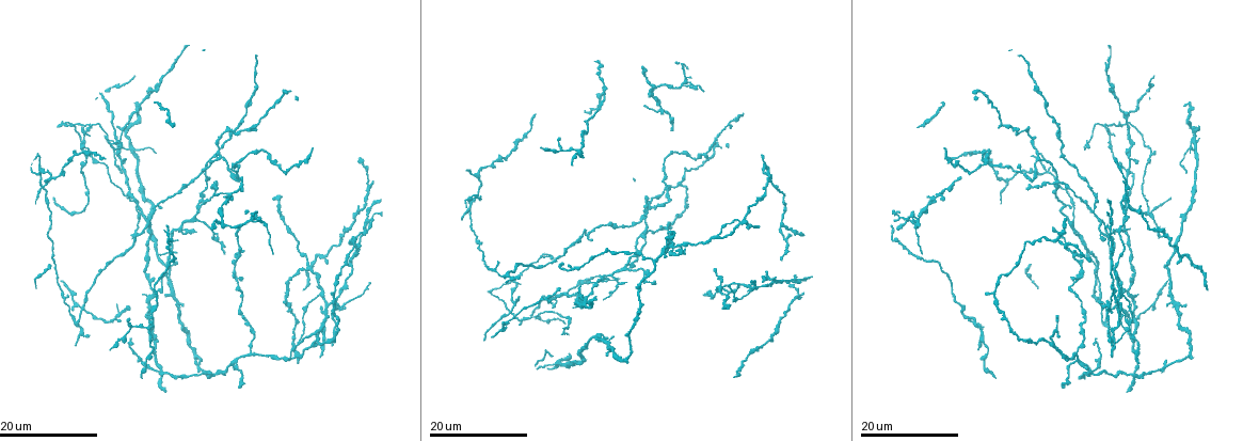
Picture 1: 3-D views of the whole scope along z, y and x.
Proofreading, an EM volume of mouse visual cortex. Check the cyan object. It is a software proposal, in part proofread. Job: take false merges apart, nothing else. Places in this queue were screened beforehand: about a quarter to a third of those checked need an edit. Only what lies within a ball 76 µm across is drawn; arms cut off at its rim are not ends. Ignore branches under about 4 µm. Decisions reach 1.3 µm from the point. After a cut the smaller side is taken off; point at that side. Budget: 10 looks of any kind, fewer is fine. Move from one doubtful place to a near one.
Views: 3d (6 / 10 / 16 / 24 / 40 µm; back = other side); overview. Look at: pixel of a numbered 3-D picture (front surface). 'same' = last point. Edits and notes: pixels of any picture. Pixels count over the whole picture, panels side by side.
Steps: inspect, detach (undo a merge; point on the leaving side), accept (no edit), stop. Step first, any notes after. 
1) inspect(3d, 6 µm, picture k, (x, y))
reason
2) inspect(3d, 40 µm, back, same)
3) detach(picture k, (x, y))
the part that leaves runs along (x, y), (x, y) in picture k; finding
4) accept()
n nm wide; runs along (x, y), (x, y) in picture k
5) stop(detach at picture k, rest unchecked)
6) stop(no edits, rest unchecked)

inspect(3d, 16 µm, picture 1, (321, 294))

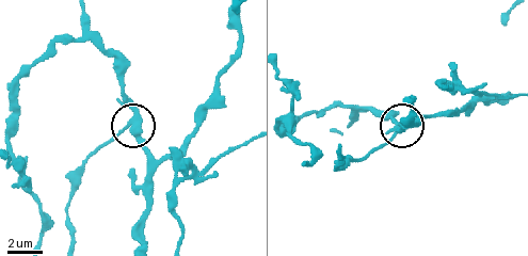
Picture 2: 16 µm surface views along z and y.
inspect(3d, 10 µm, picture 2, (126, 122))

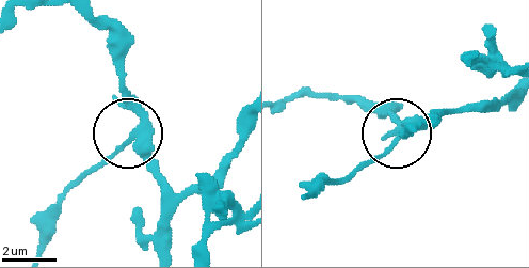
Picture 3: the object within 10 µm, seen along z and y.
detach(picture 3, (116, 150))
side arm 14 µm; the part that leaves runs along (140, 127), (66, 196), (48, 245) in picture 3; two neurons meet here

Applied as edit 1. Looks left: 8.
inspect(overview)

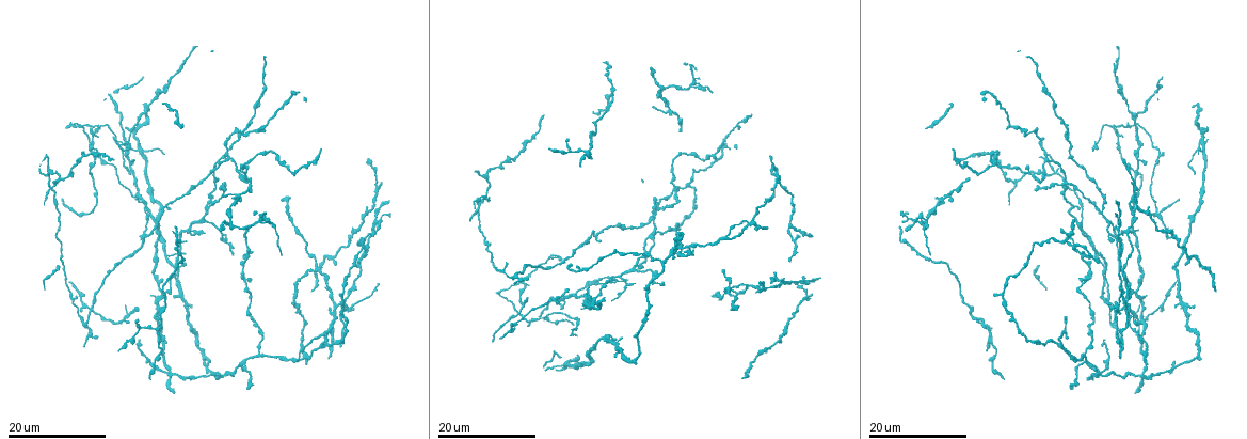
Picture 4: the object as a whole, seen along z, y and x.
inspect(3d, 24 µm, picture 4, (796, 241))
sudden change in width

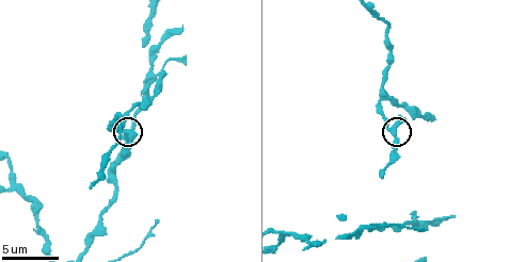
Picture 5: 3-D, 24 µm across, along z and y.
inspect(3d, 10 µm, picture 5, (389, 129))

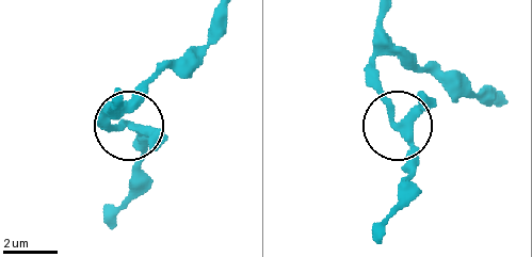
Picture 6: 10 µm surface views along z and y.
accept()
runs along (382, 15), (375, 77), (409, 153), (409, 191) in picture 6; one neuron here

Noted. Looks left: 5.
inspect(3d, 24 µm, picture 4, (695, 88))
two arms in line, one across

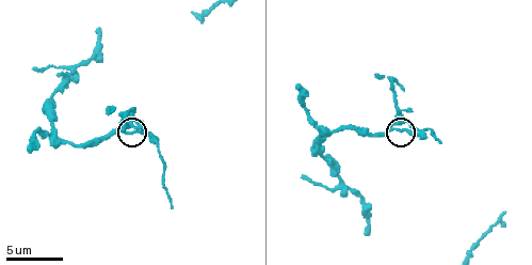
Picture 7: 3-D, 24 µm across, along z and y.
inspect(3d, 10 µm, picture 7, (134, 130))

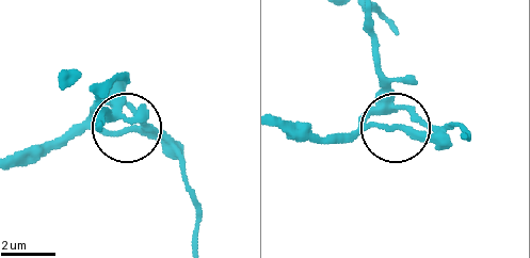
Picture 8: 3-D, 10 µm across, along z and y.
accept()
runs along (278, 126), (326, 132), (402, 126), (448, 138) in picture 8; one neuron here

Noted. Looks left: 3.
inspect(3d, 24 µm, picture 4, (636, 263))
side arm on a straight run

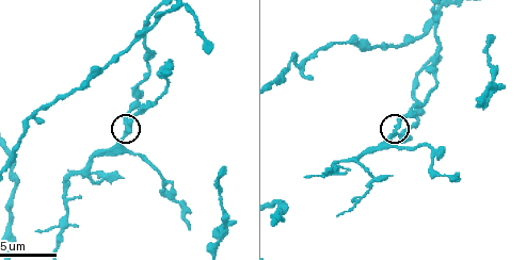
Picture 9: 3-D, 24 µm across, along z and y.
inspect(3d, 10 µm, picture 9, (397, 130))
closer look

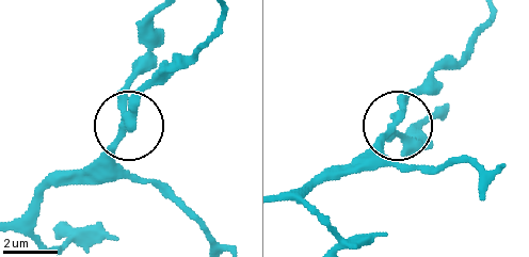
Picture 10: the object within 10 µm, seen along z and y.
accept()
260 nm wide; runs along (285, 202), (348, 174), (394, 128), (400, 105), (428, 73) in picture 10; all the same neuron

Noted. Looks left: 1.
stop(detach at picture 3, rest unchecked)

